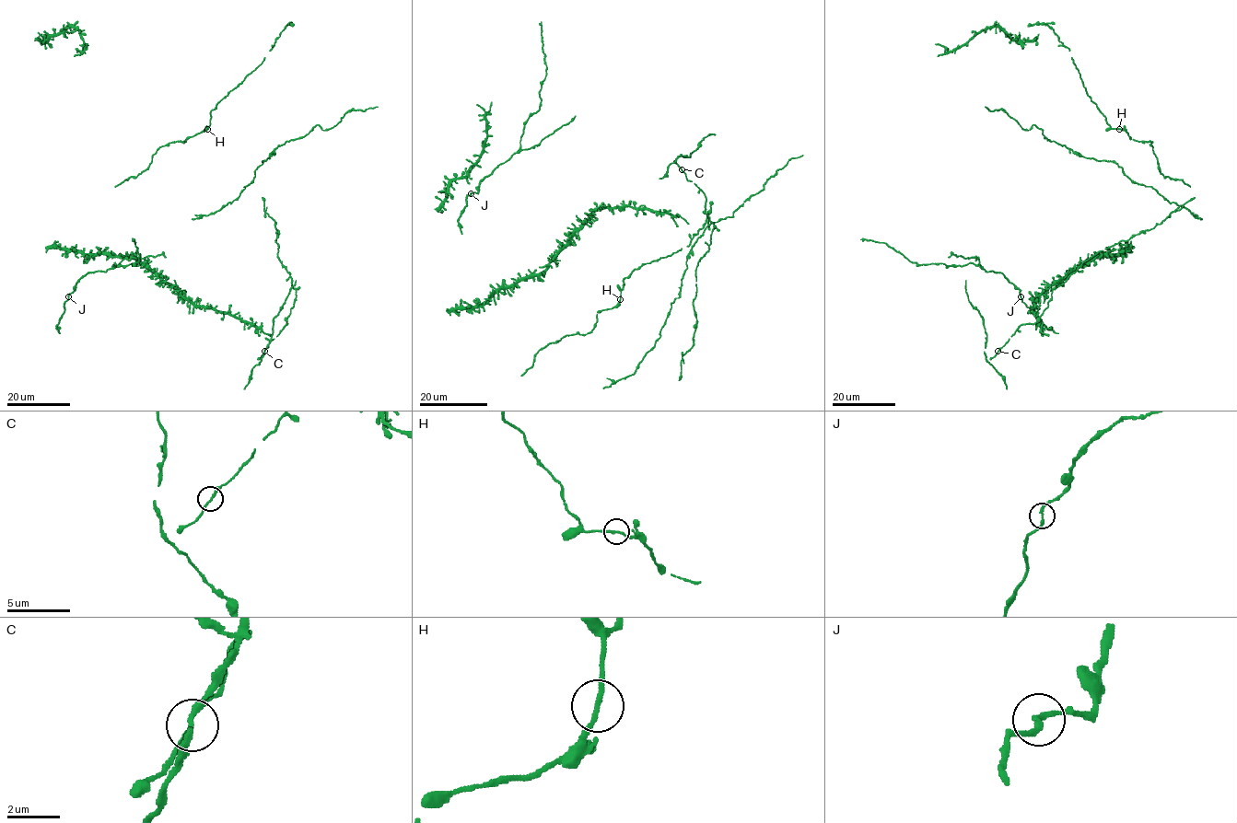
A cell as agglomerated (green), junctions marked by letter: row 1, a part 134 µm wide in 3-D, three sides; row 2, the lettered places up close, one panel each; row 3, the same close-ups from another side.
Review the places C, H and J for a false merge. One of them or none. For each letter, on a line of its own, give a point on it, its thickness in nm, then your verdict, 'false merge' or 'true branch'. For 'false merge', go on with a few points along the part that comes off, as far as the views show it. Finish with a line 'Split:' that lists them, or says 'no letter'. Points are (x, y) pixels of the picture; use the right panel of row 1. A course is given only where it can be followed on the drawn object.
C: (997, 351) | 180 nm | true branch
H: (1119, 129) | 180 nm | true branch
J: (1021, 296) | 180 nm | true branch
Split: no letter

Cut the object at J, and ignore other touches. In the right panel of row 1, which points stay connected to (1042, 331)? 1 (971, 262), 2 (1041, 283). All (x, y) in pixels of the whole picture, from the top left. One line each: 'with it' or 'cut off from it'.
1: cut off from it
2: with it

